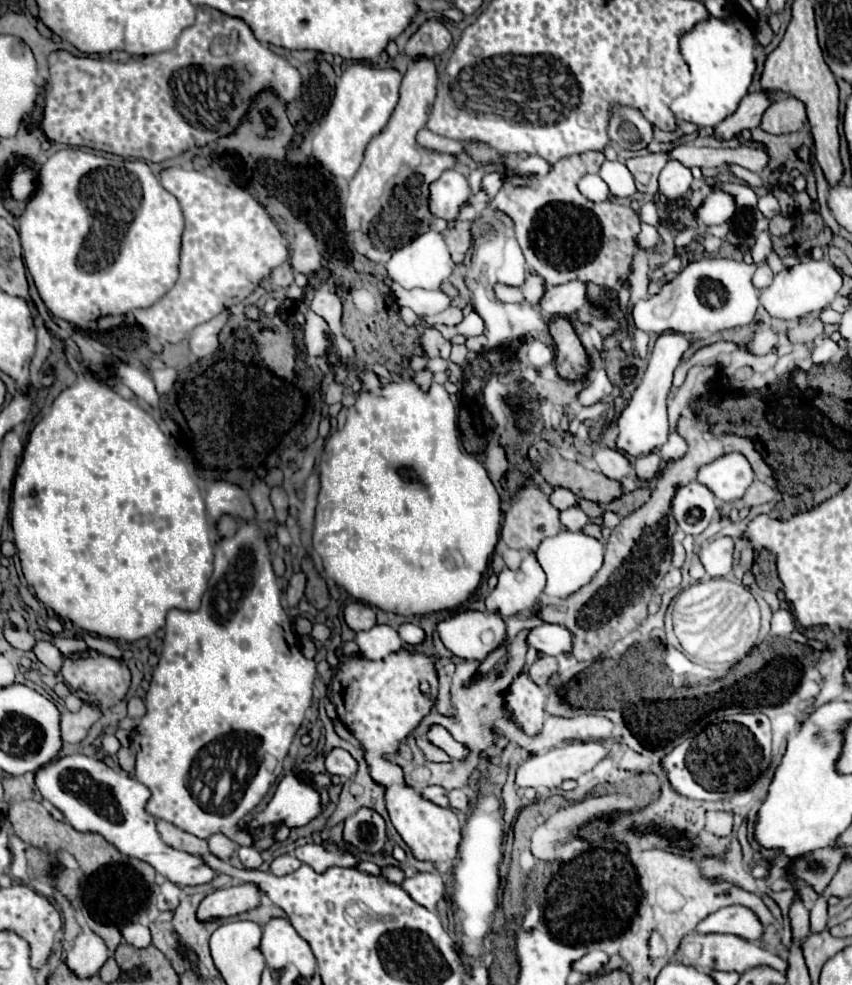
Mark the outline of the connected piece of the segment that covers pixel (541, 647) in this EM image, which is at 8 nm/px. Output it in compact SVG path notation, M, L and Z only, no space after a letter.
M545 623L529 631L527 645L543 655L557 657L571 651L571 633L567 633L567 629L563 629L561 625Z

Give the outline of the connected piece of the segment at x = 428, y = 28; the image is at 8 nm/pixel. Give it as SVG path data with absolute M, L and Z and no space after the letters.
M427 19L407 41L407 55L409 57L417 57L417 55L425 55L425 57L435 57L441 55L443 51L447 51L447 47L451 45L451 33L449 29L437 21L437 19Z

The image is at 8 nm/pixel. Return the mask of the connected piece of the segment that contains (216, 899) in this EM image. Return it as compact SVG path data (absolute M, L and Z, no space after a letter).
M251 883L217 889L201 901L197 909L197 919L205 923L205 921L215 921L215 919L235 917L239 913L255 909L259 901L261 901L261 893Z

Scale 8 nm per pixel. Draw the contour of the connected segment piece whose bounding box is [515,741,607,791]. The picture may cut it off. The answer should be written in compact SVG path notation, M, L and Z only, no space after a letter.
M589 741L589 743L567 743L565 747L559 747L559 749L553 749L545 755L537 755L529 761L525 761L519 769L517 769L517 777L515 777L515 783L517 787L533 787L533 789L549 789L549 791L555 791L561 787L563 781L567 779L579 779L579 775L591 771L603 757L607 755L605 747L597 741Z

